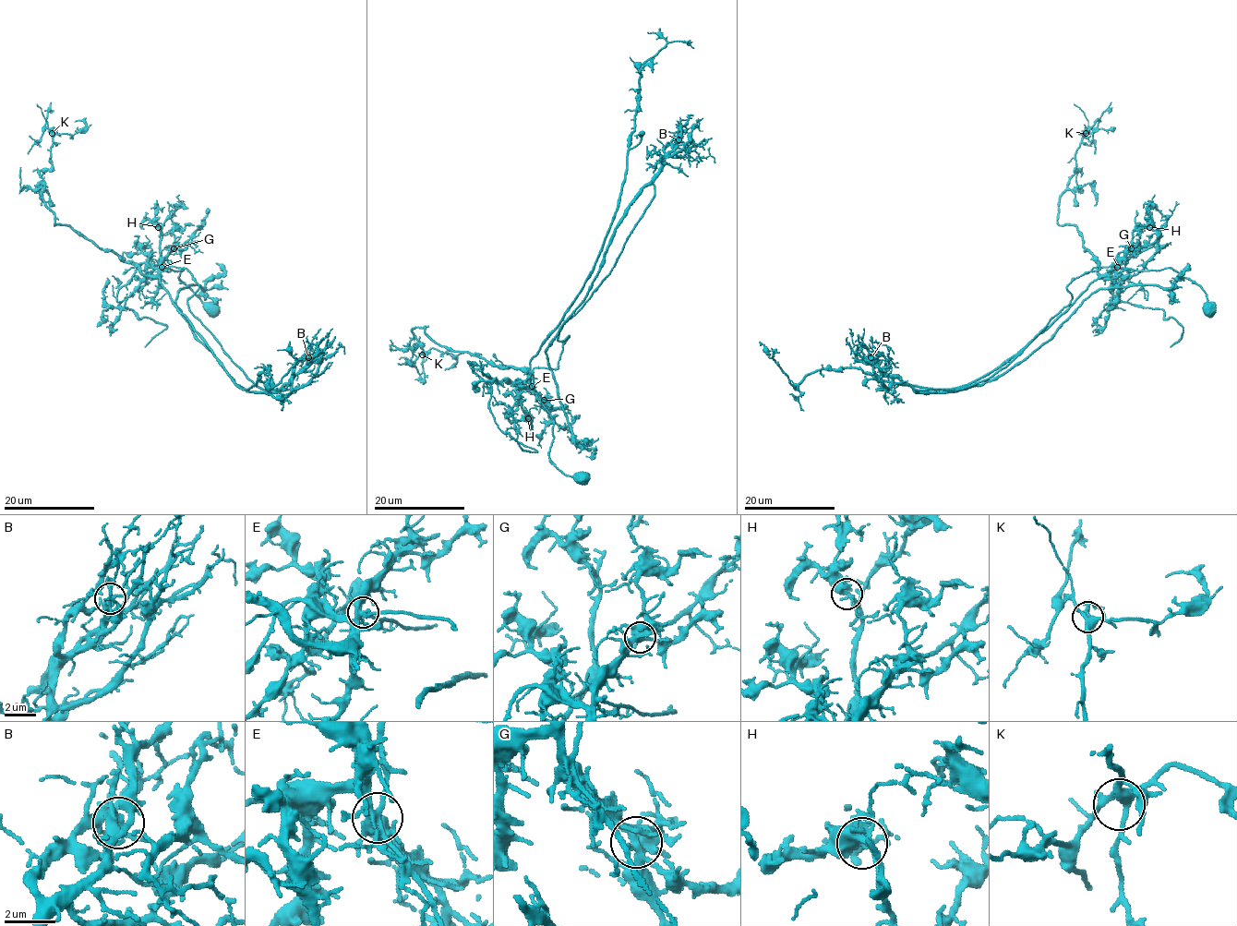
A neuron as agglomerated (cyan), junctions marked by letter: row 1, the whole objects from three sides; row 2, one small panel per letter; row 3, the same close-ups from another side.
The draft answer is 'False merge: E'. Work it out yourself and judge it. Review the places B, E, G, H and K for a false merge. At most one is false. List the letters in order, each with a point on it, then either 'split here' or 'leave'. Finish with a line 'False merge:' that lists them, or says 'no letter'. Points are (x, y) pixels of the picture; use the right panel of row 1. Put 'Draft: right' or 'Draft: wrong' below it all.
B: place (870, 357); leave
E: place (1117, 267); split here
G: place (1131, 248); leave
H: place (1149, 227); leave
K: place (1086, 133); leave
False merge: E
Draft: right

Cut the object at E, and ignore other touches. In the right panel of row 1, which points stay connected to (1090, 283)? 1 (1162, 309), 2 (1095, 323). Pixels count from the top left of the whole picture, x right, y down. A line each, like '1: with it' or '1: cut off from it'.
1: with it
2: with it

